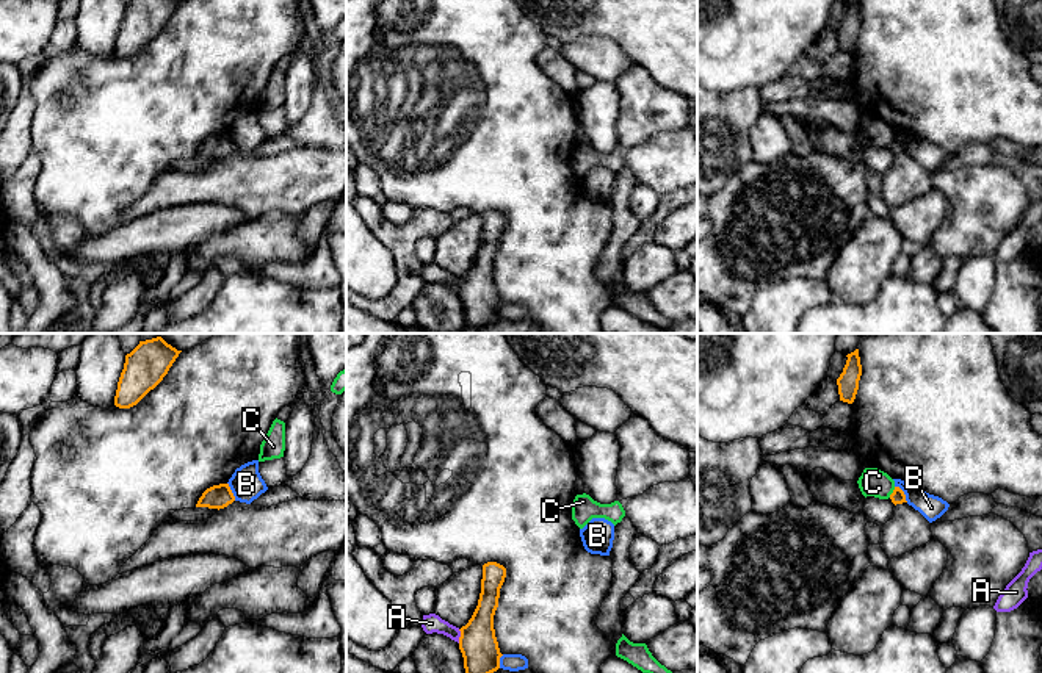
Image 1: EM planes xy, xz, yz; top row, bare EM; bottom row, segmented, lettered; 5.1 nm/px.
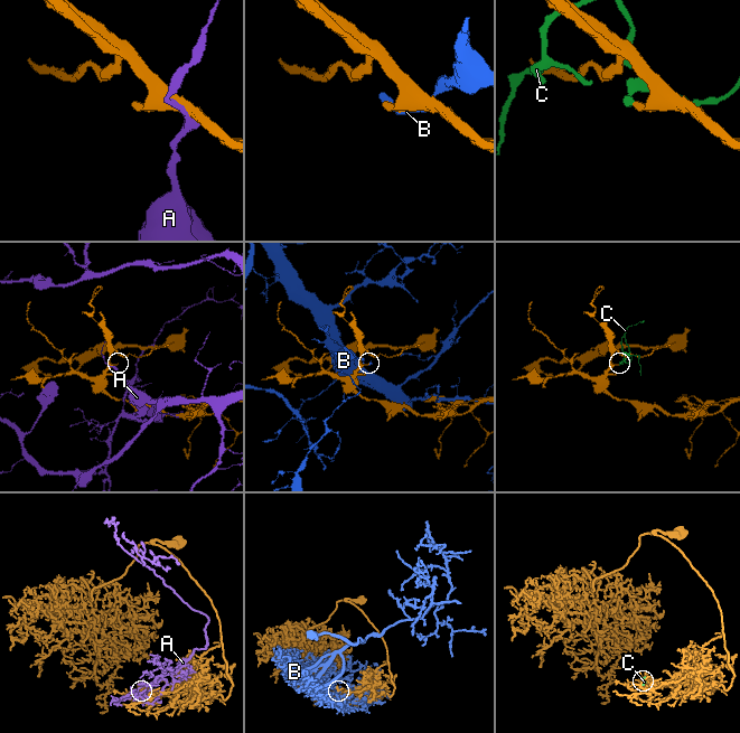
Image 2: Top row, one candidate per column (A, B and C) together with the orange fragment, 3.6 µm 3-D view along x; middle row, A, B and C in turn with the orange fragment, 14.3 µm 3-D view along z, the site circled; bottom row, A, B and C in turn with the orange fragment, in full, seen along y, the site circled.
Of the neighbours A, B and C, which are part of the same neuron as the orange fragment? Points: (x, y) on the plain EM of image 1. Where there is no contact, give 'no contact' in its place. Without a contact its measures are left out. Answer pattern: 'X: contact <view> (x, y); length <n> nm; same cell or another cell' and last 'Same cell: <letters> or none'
A: contact xz (461, 285); length 70 nm; another cell
B: contact yz (903, 143); length 110 nm; another cell
C: contact yz (893, 141); length 70 nm; another cell
Same cell: none

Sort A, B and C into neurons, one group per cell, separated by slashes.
A / B / C

